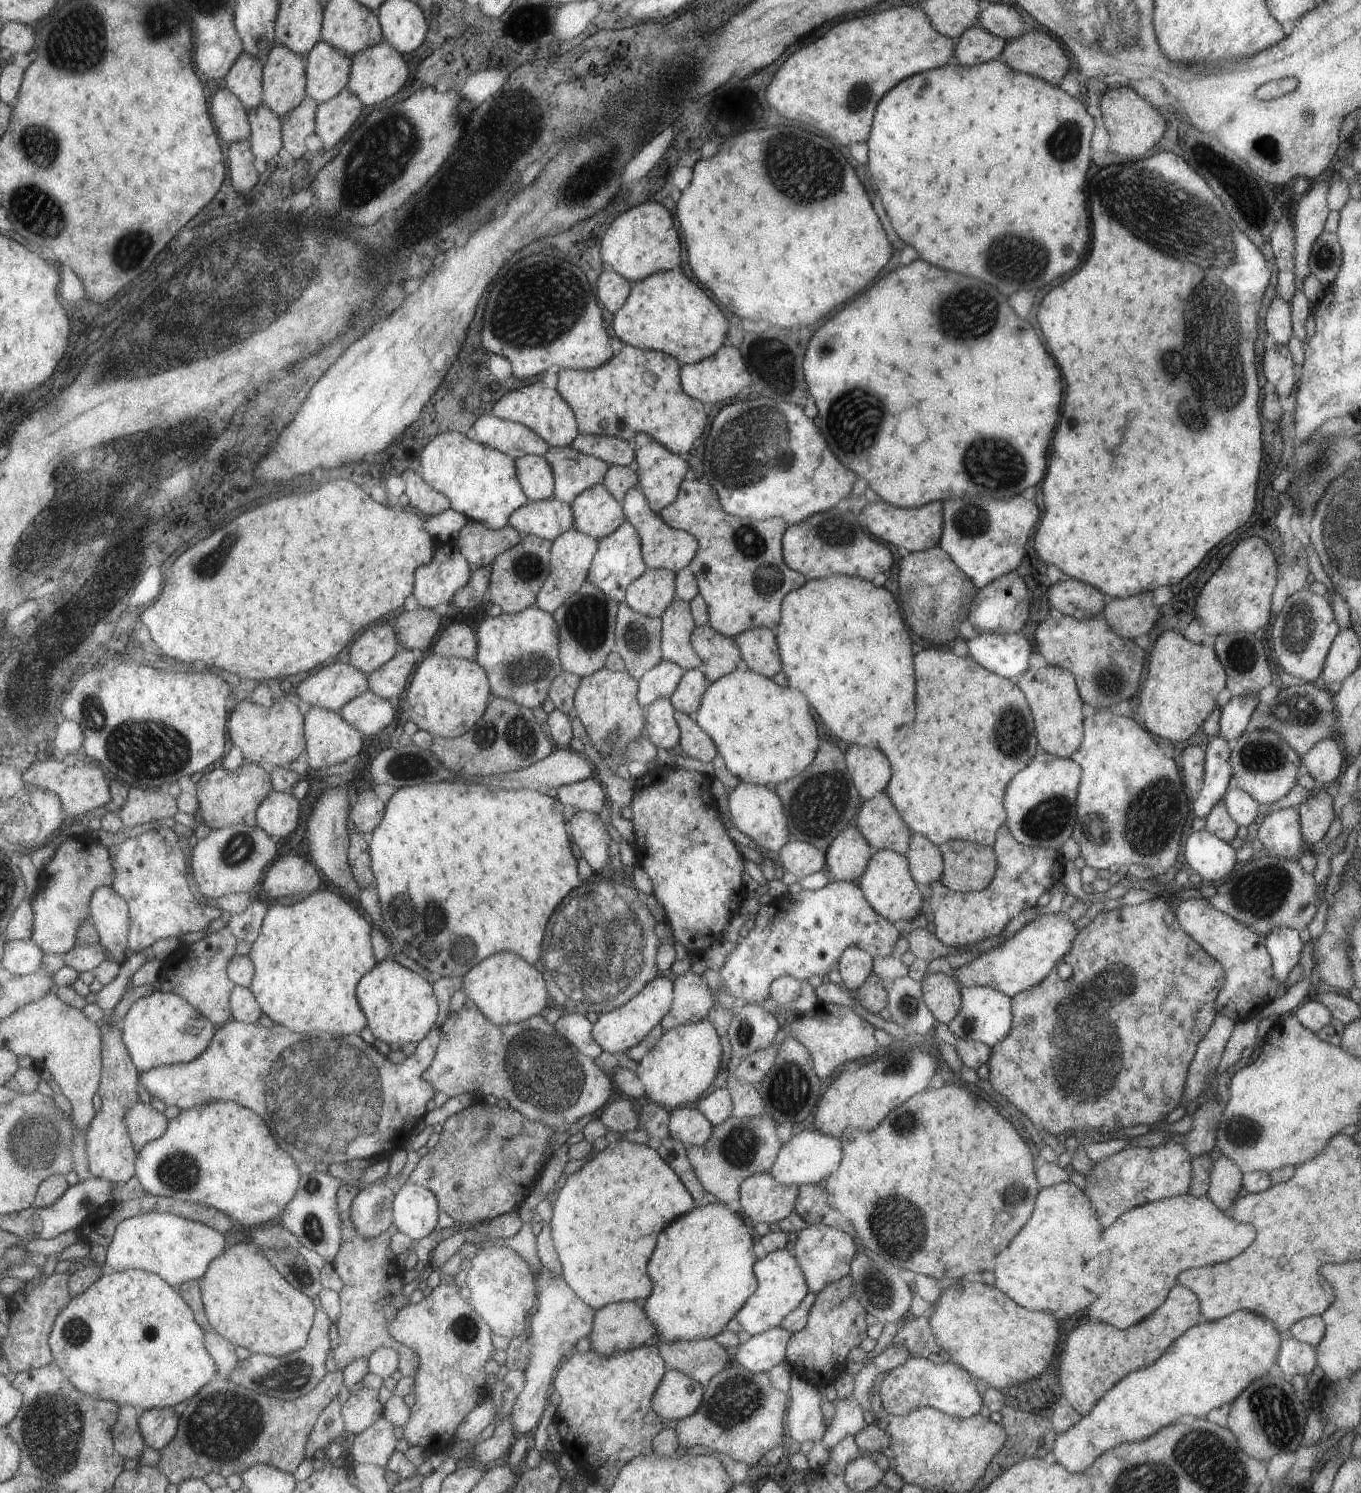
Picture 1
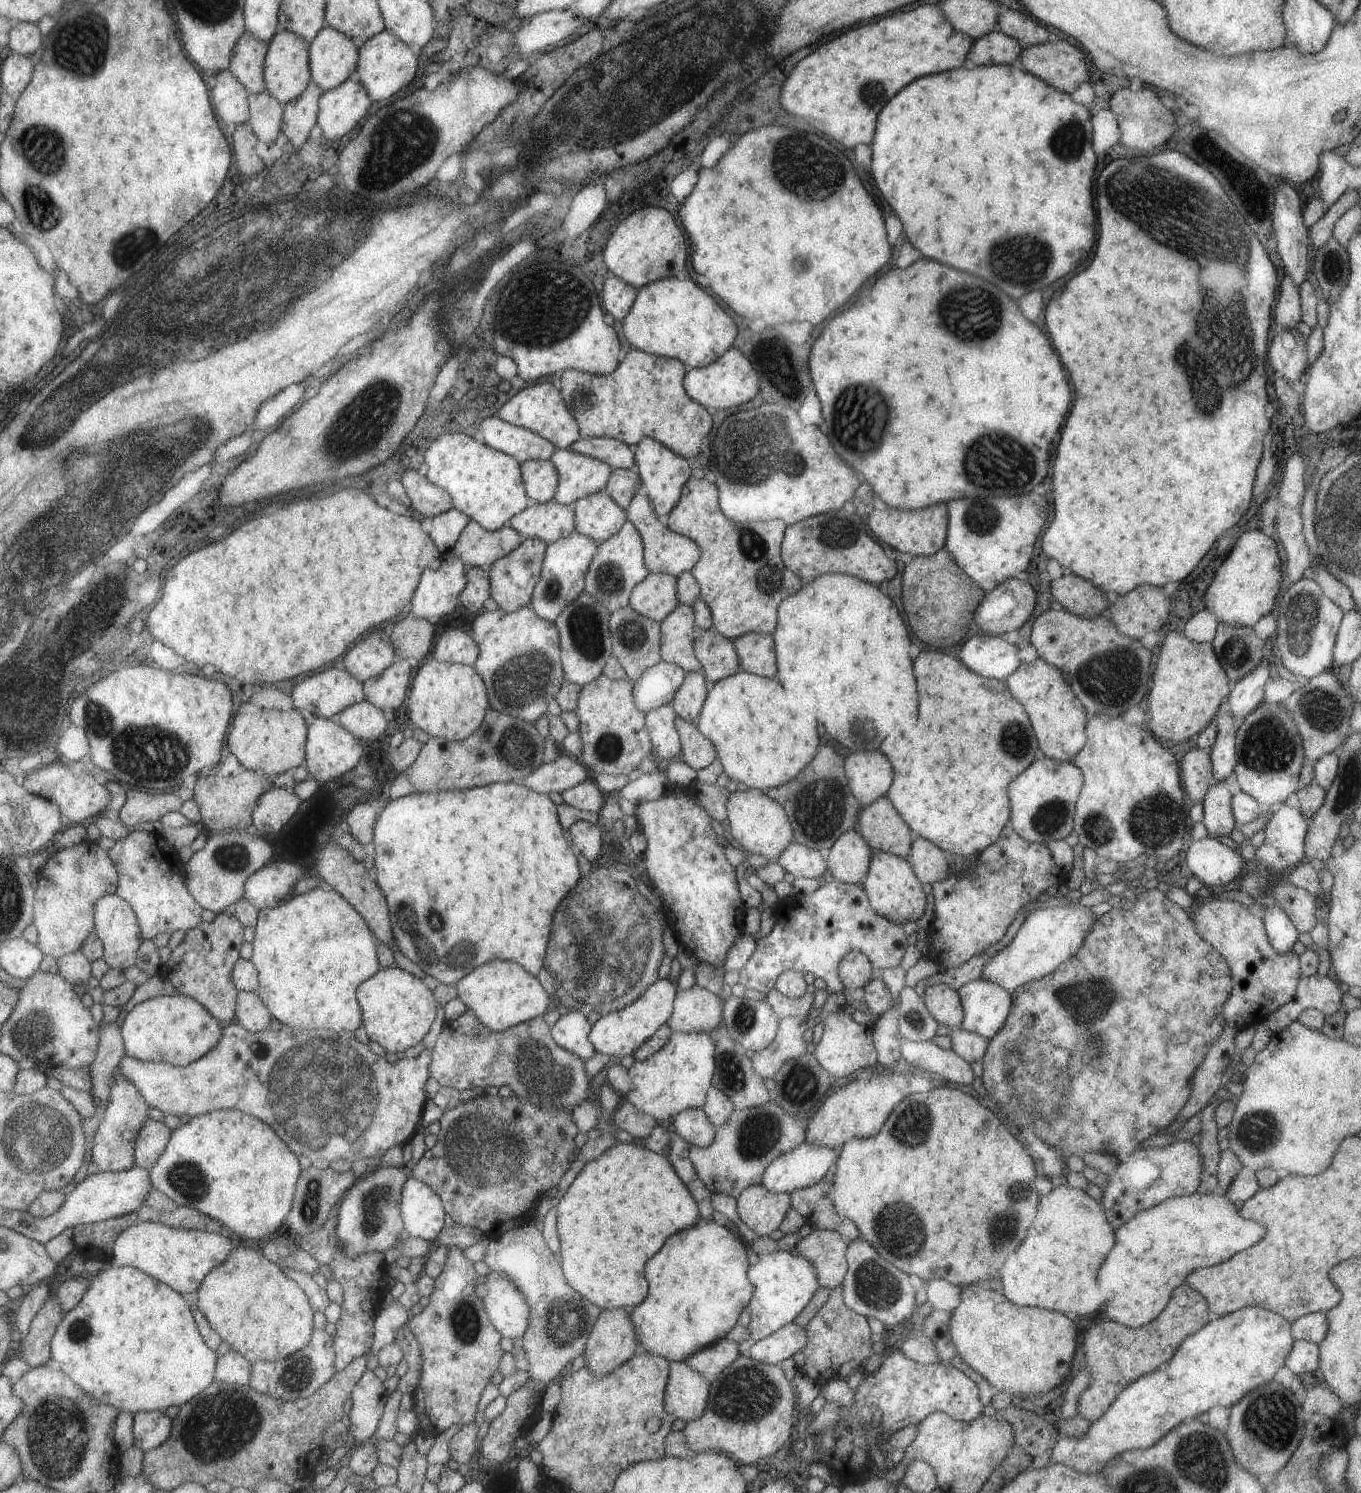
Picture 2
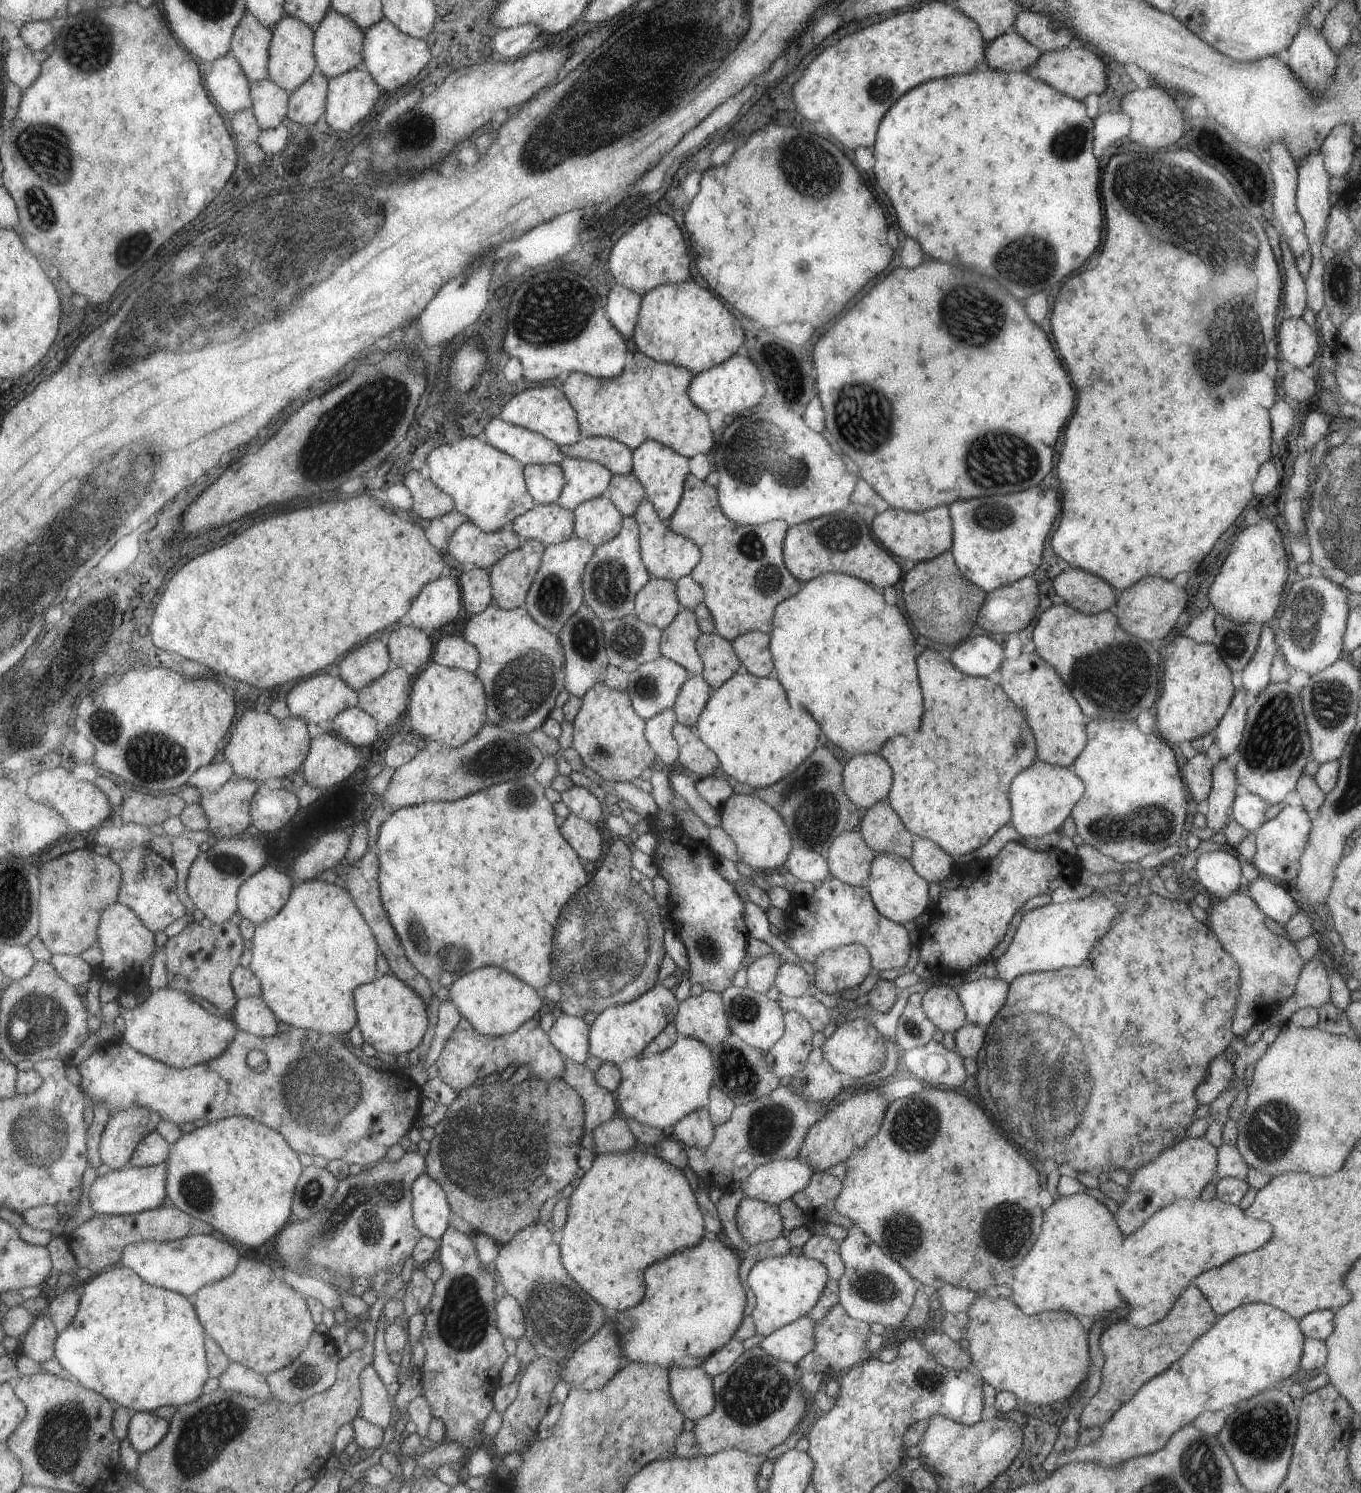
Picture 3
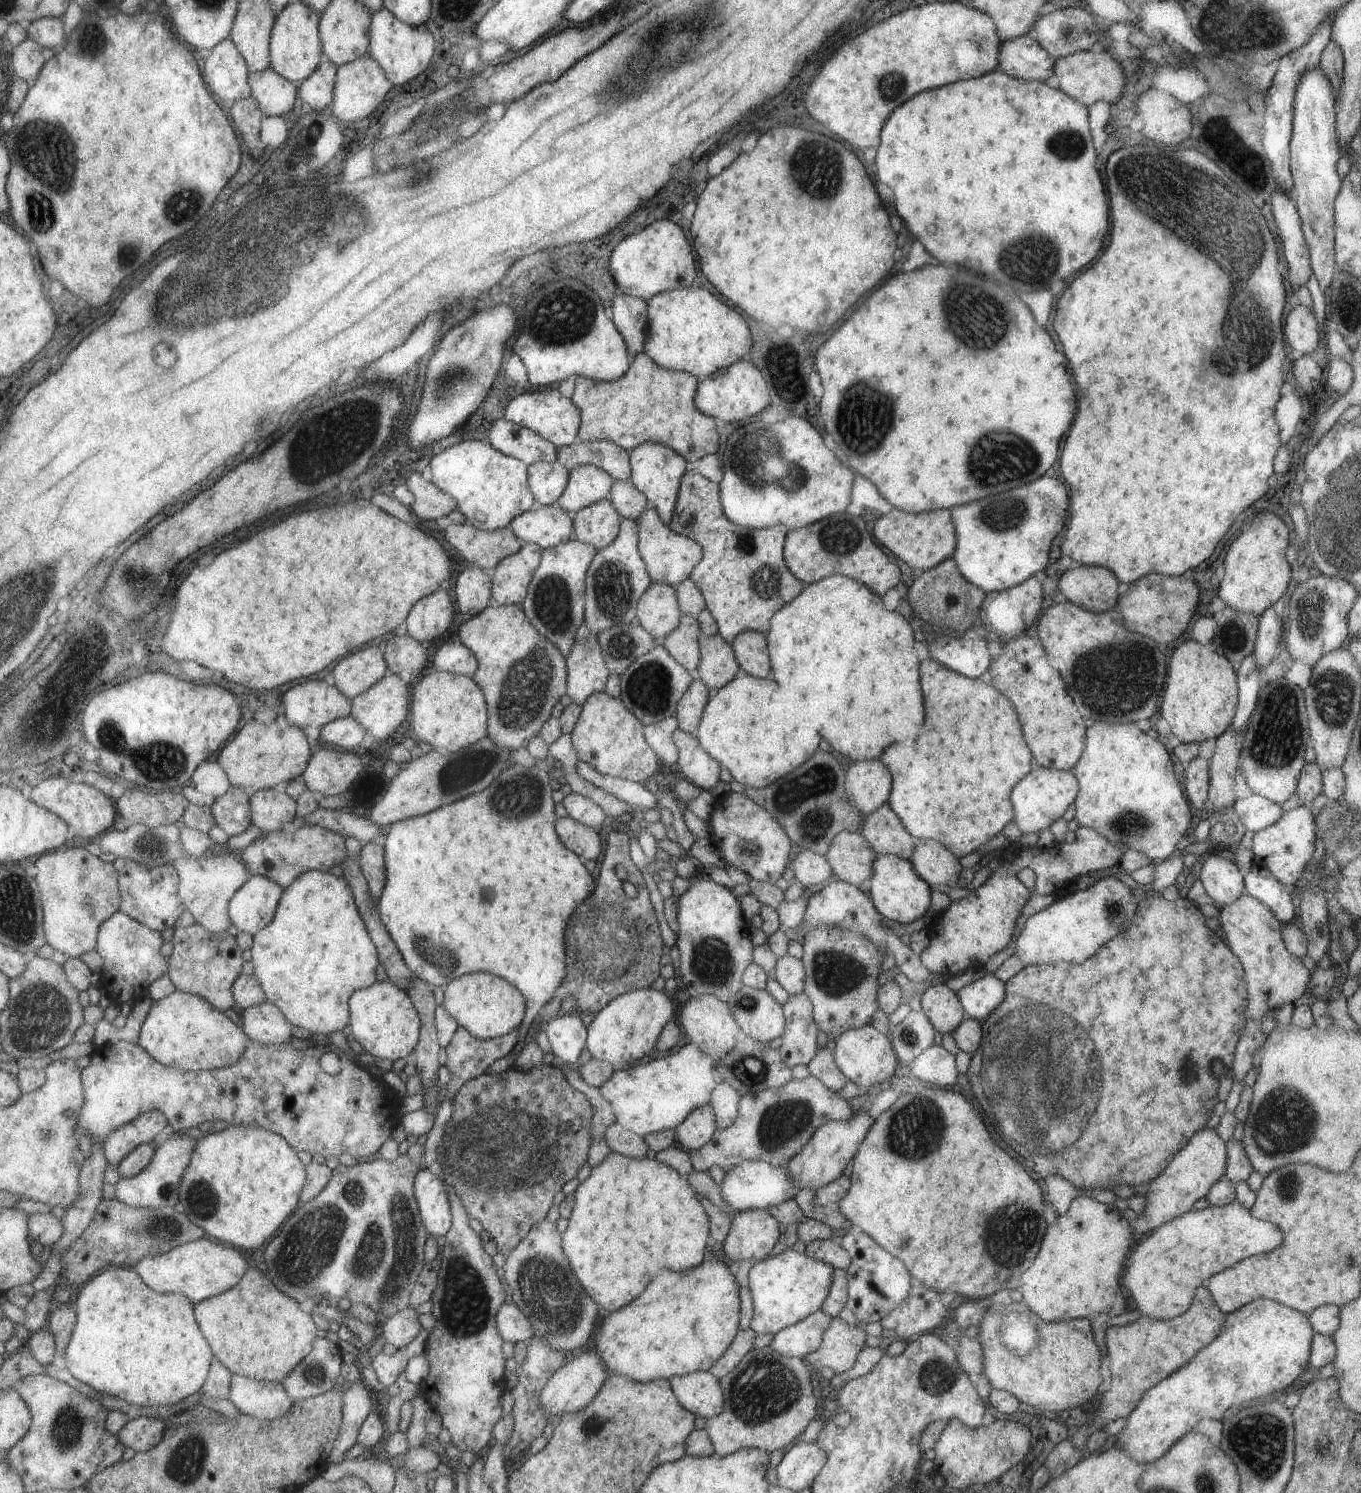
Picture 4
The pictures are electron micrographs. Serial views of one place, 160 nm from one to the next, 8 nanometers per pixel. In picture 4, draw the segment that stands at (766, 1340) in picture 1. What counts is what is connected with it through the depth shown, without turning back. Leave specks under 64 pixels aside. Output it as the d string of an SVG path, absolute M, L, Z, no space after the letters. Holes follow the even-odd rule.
M815 1311L799 1322L778 1330L769 1347L783 1356L803 1360L806 1354L817 1350L832 1318L826 1312Z

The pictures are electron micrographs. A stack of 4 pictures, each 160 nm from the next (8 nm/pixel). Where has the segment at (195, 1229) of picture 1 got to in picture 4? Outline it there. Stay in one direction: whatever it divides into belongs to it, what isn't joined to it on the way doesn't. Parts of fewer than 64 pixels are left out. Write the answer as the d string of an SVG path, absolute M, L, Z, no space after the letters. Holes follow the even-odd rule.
M200 1238L179 1244L157 1256L145 1256L132 1269L157 1293L182 1294L192 1303L197 1303L233 1288L247 1270L247 1262L231 1246Z

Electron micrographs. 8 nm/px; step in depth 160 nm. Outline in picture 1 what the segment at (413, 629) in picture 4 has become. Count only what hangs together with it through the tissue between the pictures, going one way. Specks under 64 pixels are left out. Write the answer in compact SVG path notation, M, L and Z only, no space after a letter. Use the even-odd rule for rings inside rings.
M453 543L435 545L431 562L414 572L412 594L421 609L448 604L470 577L468 562Z

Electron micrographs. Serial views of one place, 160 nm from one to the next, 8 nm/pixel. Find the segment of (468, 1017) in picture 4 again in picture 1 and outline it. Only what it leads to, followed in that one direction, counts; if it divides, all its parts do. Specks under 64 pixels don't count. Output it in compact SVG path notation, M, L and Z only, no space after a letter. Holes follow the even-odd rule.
M509 951L484 958L461 977L461 982L461 990L466 998L471 999L481 1014L497 1026L518 1023L530 1016L539 1015L547 1004L548 990L542 974L533 965Z

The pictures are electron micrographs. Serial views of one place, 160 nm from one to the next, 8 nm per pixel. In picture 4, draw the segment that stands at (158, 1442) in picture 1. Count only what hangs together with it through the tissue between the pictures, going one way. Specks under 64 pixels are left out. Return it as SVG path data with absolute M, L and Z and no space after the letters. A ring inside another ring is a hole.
M142 1415L129 1419L129 1422L117 1432L116 1437L125 1447L131 1448L135 1453L145 1452L161 1440L165 1430L166 1427L161 1419Z

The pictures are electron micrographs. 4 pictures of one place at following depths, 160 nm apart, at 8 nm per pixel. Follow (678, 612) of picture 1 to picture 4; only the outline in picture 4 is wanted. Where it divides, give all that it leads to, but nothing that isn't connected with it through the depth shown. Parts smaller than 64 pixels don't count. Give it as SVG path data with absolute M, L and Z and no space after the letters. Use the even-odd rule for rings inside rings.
M682 614L678 627L661 640L661 644L668 650L671 658L690 672L693 679L696 678L696 668L700 657L699 634L701 634L700 626L696 619Z

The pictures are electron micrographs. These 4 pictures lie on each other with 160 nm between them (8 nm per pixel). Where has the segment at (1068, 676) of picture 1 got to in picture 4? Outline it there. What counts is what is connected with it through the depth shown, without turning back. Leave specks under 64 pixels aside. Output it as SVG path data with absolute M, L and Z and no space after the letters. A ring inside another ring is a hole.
M1025 632L1009 639L1002 645L1000 654L991 659L985 678L1011 700L1034 765L1071 770L1084 749L1088 722L1077 712L1077 707L1065 692L1059 672L1047 662L1047 653L1038 639L1032 639Z

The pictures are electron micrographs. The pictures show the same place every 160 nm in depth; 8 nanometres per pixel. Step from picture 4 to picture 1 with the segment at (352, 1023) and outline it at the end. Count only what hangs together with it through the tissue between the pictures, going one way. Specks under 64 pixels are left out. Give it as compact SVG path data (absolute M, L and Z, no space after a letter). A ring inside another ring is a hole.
M385 958L358 980L356 997L373 1038L389 1046L400 1047L407 1042L418 1043L435 1024L437 1000L431 984L393 958Z

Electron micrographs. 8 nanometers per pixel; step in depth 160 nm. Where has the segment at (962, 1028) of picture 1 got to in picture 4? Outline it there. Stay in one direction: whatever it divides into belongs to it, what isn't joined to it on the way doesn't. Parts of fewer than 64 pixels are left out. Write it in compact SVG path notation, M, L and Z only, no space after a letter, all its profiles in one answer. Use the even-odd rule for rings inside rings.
M987 974L974 982L967 983L956 991L965 1016L981 1020L1004 999L1004 983L993 974Z

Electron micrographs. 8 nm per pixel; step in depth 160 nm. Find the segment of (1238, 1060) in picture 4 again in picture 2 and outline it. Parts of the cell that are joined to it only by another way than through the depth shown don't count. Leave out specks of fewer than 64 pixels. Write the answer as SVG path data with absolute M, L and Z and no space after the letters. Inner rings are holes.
M1207 898L1196 901L1188 911L1191 920L1195 922L1193 926L1197 928L1197 934L1223 958L1223 962L1229 968L1231 991L1223 1004L1223 1018L1227 1026L1232 1027L1236 1032L1241 1031L1262 1022L1269 1013L1273 1013L1293 999L1301 978L1298 956L1293 951L1279 954L1273 950L1265 934L1262 920L1251 908L1241 906L1239 902L1233 900L1209 900Z

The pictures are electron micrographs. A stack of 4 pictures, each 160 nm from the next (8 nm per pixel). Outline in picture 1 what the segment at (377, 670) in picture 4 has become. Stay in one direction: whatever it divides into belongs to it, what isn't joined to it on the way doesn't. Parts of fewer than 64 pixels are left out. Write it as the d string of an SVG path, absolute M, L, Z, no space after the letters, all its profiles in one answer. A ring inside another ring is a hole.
M375 624L354 637L344 659L364 675L368 675L391 660L398 651L399 645L393 629L387 624Z

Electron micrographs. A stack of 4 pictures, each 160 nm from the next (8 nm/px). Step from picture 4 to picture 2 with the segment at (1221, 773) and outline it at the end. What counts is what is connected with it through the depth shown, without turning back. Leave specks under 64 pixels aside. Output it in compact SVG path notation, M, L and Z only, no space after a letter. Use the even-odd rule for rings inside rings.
M1226 780L1213 784L1202 799L1202 824L1210 838L1231 834L1236 826L1230 808L1231 794L1227 790Z

